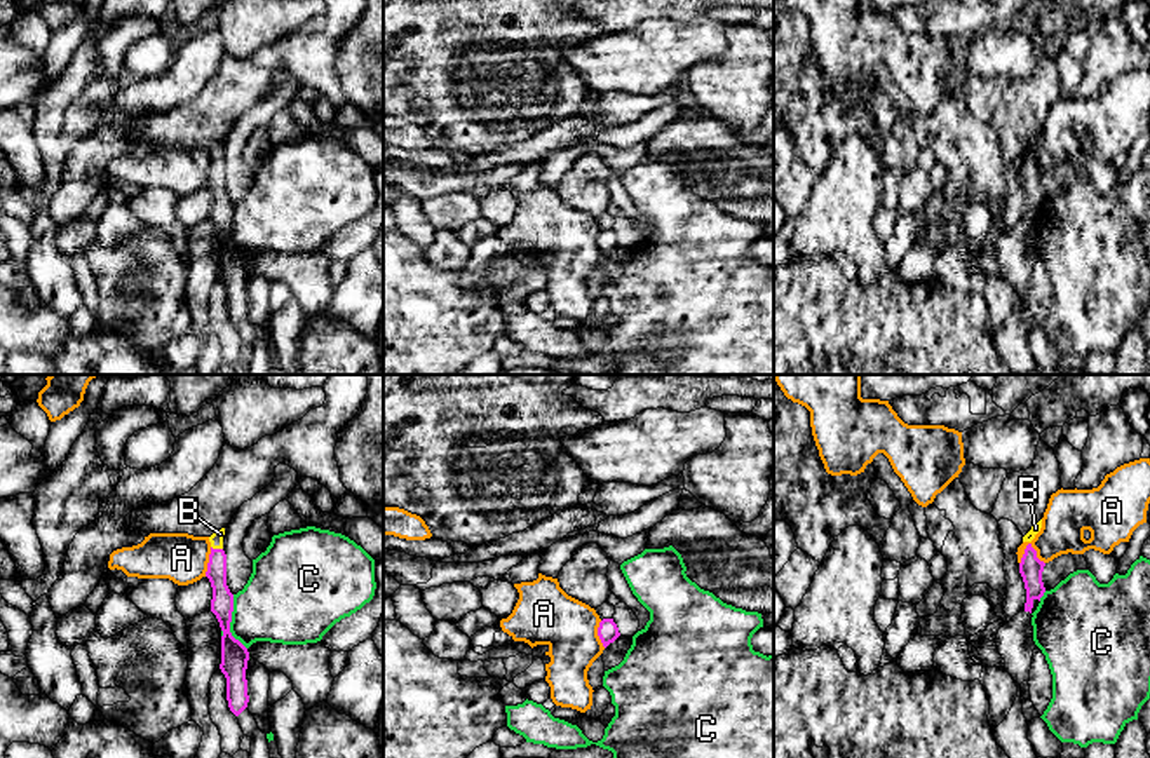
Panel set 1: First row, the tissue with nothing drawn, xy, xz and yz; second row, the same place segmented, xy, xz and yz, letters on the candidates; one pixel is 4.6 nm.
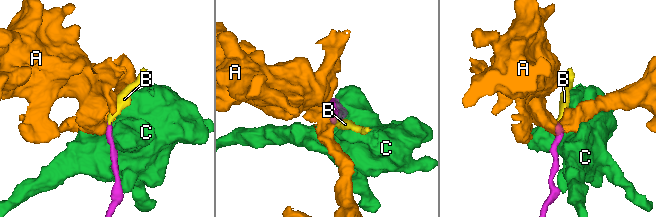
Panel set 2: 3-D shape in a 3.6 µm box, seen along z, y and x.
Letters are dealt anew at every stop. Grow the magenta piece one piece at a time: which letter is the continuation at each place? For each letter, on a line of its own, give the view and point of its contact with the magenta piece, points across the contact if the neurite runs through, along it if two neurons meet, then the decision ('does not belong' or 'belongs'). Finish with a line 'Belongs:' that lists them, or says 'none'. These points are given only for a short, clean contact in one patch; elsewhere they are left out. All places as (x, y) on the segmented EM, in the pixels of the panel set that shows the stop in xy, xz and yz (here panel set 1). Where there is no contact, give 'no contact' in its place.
A: yz (1035, 553) | along yz (1028, 542), (1044, 563) | does not belong
B: xy (216, 549) | across xy (222, 603), (216, 549), (216, 539) | belongs
C: xy (230, 621) | along xy (232, 595), (230, 633), (246, 649) | does not belong
Belongs: B

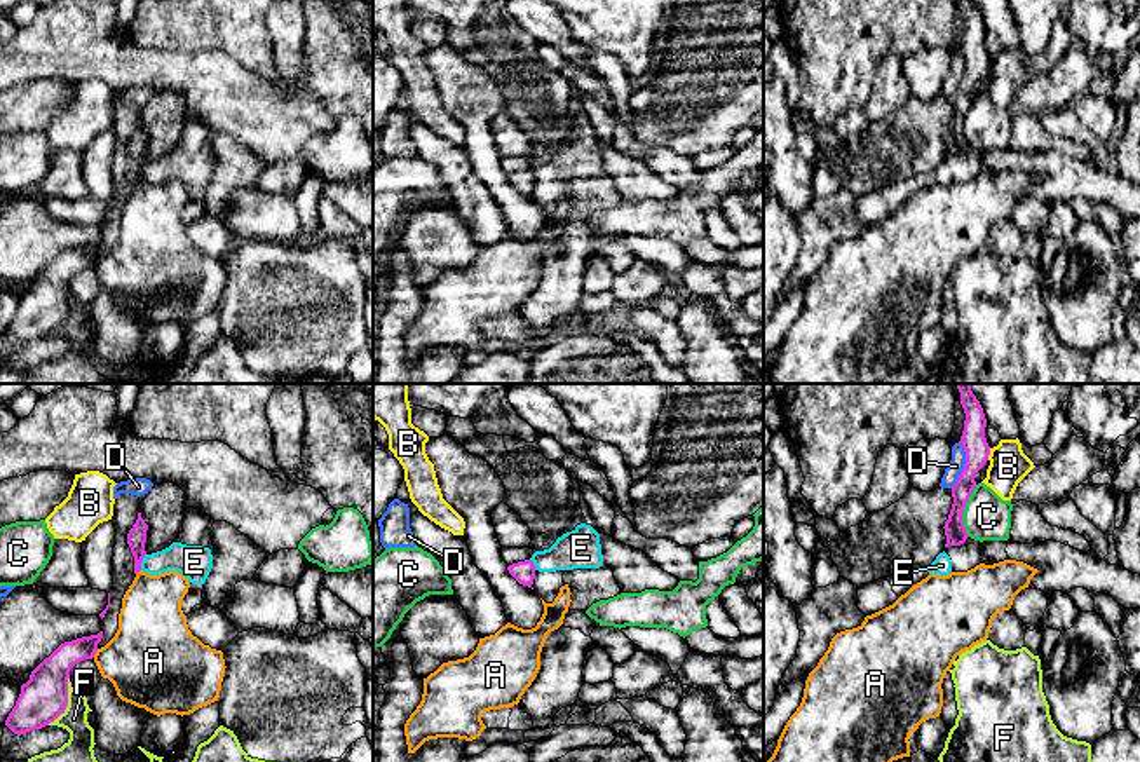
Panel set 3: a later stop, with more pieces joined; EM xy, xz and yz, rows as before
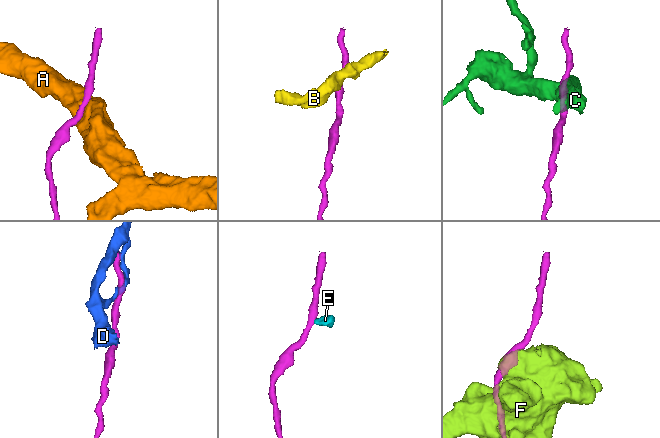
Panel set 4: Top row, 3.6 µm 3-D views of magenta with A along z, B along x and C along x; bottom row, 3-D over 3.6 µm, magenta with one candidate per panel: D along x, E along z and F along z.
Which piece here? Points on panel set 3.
A: xy (94, 653) | along xy (98, 649), (93, 656) | does not belong
B: yz (989, 454) | along yz (990, 449), (987, 459) | does not belong
C: yz (963, 511) | along yz (977, 485), (963, 513), (963, 525), (968, 536) | does not belong
D: yz (964, 464) | along yz (959, 442), (964, 452), (964, 468), (950, 487) | does not belong
E: xy (142, 560) | along xy (145, 553), (140, 569) | does not belong
F: xy (67, 701) | along xy (68, 677), (68, 705), (47, 724) | does not belong
Belongs: none

